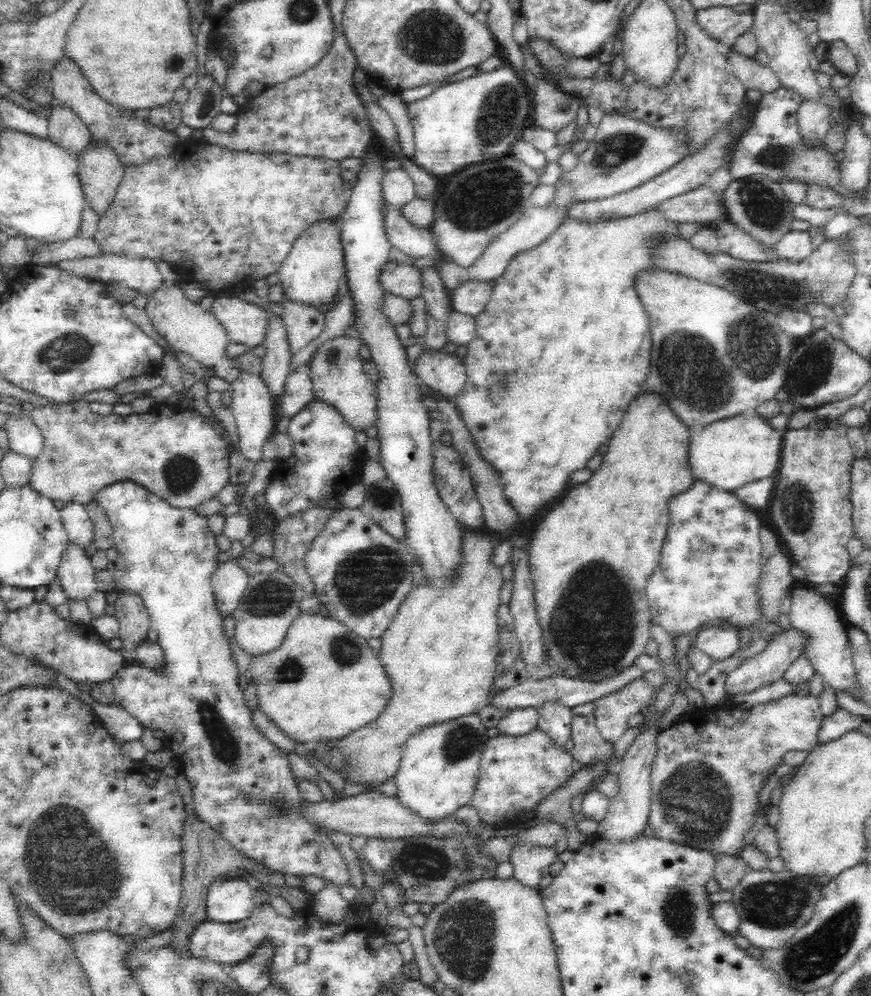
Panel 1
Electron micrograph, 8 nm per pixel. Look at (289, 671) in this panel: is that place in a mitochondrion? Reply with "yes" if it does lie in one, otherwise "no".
yes

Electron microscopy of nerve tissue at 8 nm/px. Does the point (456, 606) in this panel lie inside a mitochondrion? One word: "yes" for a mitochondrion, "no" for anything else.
no

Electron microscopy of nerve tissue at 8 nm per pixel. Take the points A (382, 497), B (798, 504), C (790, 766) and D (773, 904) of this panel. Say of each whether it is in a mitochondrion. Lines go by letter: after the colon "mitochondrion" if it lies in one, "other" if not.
A: mitochondrion
B: mitochondrion
C: other
D: mitochondrion

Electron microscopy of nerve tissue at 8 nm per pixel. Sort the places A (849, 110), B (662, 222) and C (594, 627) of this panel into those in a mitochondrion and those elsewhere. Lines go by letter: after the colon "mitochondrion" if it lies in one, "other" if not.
A: other
B: other
C: mitochondrion

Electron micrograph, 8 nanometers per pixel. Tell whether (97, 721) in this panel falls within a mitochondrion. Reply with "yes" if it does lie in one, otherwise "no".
no

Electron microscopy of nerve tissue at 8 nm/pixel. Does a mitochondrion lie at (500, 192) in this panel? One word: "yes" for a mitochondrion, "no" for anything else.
yes

